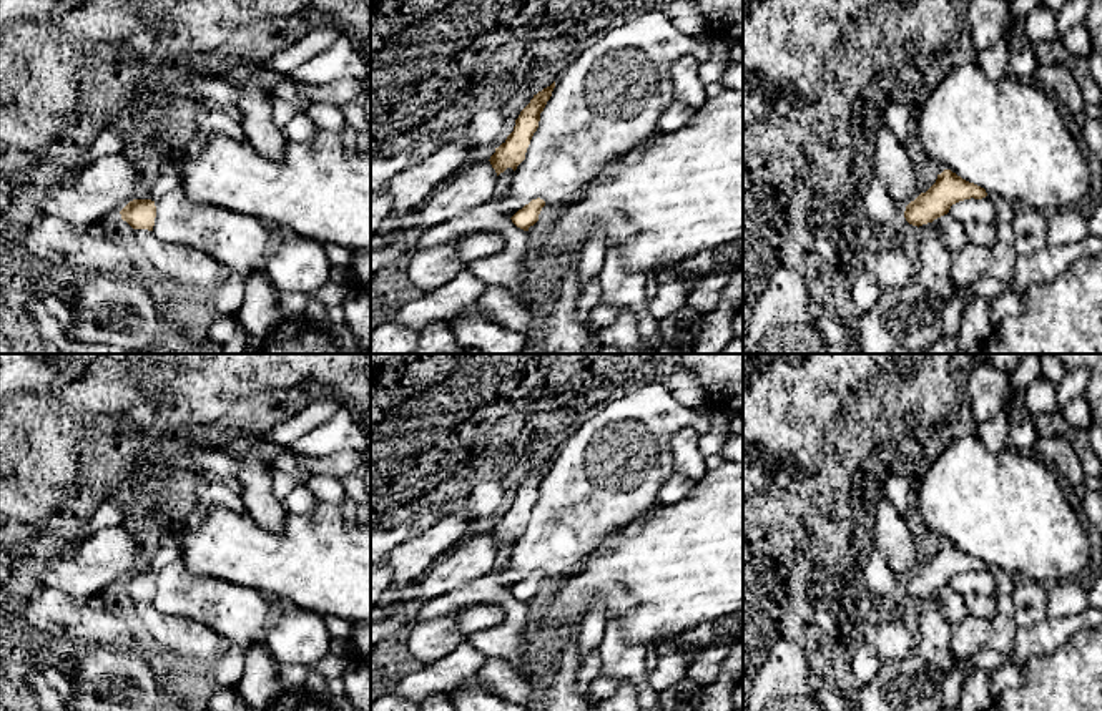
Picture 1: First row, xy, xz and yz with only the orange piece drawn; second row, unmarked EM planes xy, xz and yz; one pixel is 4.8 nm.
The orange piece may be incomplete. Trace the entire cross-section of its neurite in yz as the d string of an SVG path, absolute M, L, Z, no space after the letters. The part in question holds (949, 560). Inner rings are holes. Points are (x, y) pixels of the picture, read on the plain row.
M944 542L926 565L921 565L906 578L904 590L909 596L919 600L947 586L951 578L959 573L986 568L984 560L962 552L951 542Z

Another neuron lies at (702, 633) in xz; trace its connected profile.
M703 621L693 628L688 628L688 630L675 635L672 641L678 646L683 646L688 643L710 645L713 641L713 623Z

